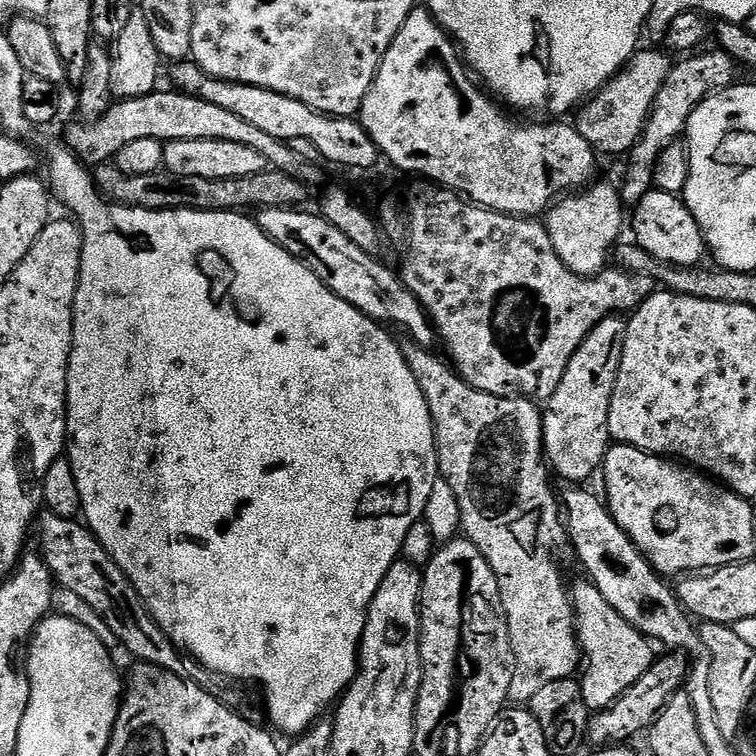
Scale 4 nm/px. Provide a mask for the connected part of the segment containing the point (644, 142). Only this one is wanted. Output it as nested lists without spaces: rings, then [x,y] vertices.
[[[719,50],[707,52],[689,55],[687,58],[681,59],[684,60],[681,64],[673,63],[662,90],[658,90],[658,98],[654,98],[654,106],[648,115],[648,121],[640,136],[640,141],[626,156],[628,181],[622,184],[625,205],[635,206],[647,192],[653,191],[654,166],[658,162],[662,150],[666,150],[666,146],[677,143],[687,133],[690,114],[694,114],[694,110],[700,103],[713,96],[715,92],[722,92],[725,88],[730,88],[737,83],[738,65],[736,61]]]

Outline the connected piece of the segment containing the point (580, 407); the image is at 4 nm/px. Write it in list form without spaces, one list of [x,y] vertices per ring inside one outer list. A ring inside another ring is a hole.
[[[613,314],[607,316],[578,346],[574,358],[570,358],[570,366],[566,366],[566,374],[562,374],[562,382],[558,382],[558,390],[543,405],[544,418],[544,455],[546,463],[557,477],[561,476],[569,485],[584,486],[592,475],[601,471],[604,455],[610,447],[608,427],[610,426],[610,402],[614,398],[614,386],[618,382],[618,370],[622,366],[622,346],[626,342],[627,319]]]

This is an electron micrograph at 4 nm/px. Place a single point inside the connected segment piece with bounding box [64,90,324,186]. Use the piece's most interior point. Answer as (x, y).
(168, 116)

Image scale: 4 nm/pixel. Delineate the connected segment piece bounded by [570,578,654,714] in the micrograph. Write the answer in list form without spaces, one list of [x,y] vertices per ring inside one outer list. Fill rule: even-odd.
[[[582,578],[576,585],[573,583],[570,595],[572,608],[576,611],[576,639],[580,641],[586,661],[582,668],[584,680],[579,681],[580,690],[589,713],[595,714],[609,708],[618,697],[626,694],[626,690],[630,690],[630,686],[634,686],[634,682],[638,682],[638,678],[642,678],[642,674],[646,674],[646,670],[650,670],[654,663],[653,645],[606,602],[590,579]]]

